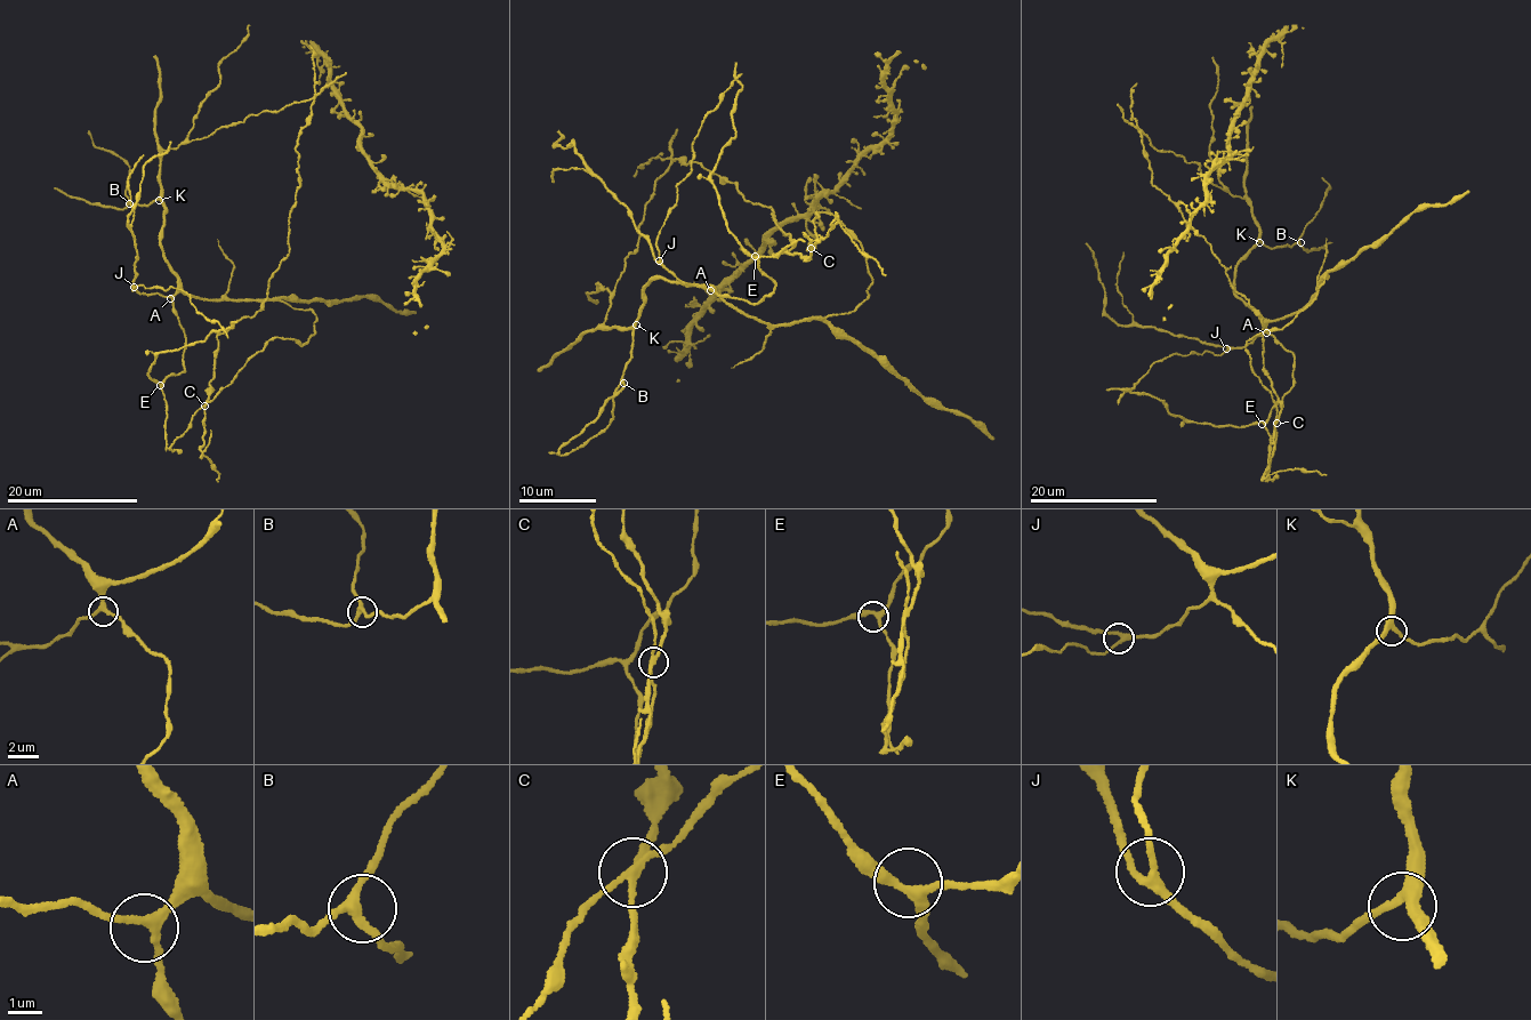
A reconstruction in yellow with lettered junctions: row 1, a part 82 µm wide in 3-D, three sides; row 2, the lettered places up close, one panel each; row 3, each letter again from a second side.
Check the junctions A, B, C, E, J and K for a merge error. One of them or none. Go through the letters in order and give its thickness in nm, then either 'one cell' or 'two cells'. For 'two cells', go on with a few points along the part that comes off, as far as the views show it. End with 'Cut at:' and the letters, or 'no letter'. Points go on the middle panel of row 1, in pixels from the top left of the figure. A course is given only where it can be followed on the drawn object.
A: calibre 240 nm; one cell
B: calibre 240 nm; one cell
C: calibre 240 nm; two cells; course (811, 249), (805, 259), (775, 255), (795, 245), (770, 207), (691, 160), (652, 157), (634, 177)
E: calibre 240 nm; one cell
J: calibre 240 nm; one cell
K: calibre 280 nm; one cell
Cut at: C

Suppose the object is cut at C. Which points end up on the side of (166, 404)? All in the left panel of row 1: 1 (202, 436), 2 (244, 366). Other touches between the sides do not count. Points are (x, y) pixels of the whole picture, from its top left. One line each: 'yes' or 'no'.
1: no
2: yes

